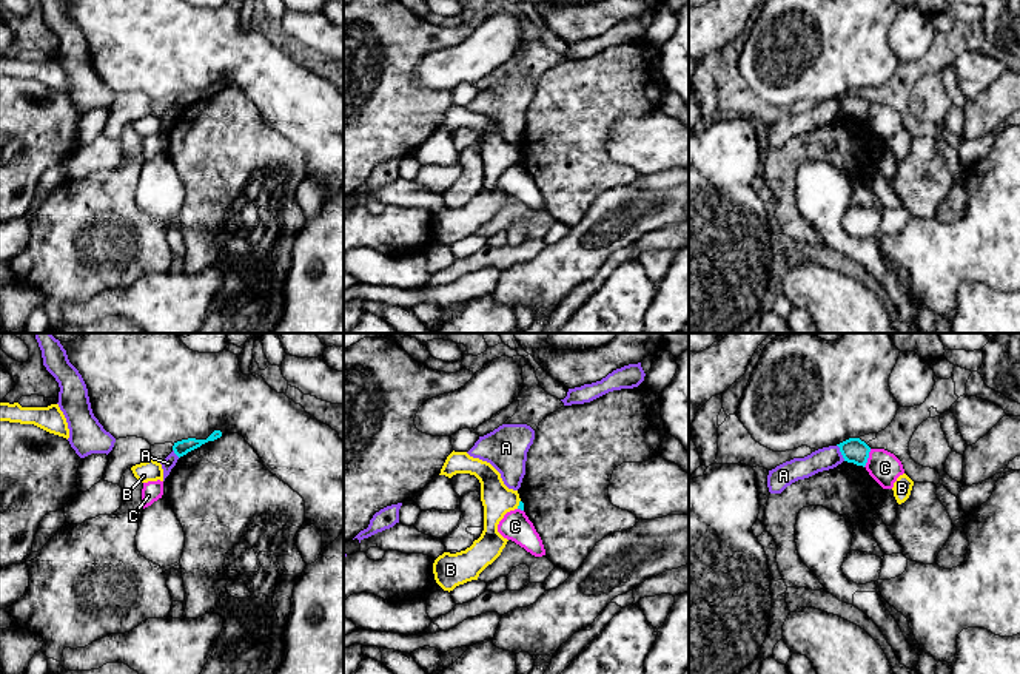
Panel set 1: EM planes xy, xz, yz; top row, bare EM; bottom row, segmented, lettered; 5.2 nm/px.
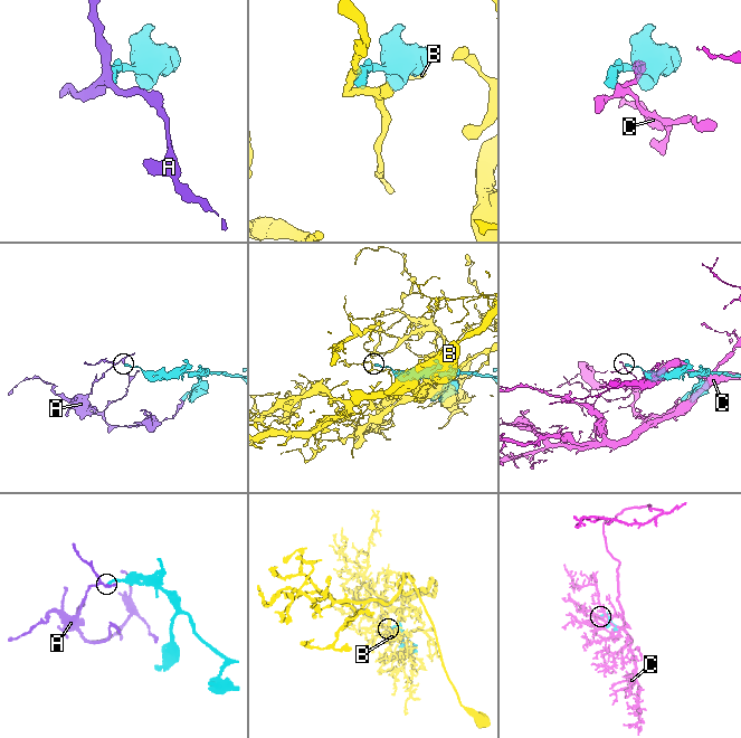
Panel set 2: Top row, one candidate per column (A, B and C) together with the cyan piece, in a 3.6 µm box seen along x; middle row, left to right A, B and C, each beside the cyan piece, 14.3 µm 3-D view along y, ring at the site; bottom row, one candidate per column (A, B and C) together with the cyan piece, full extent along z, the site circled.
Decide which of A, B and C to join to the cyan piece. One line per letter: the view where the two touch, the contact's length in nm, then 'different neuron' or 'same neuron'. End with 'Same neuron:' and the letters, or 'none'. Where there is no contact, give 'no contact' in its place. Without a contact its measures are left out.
A: yz | 100 nm | different neuron
B: xz | 50 nm | different neuron
C: yz | 100 nm | different neuron
Same neuron: none

